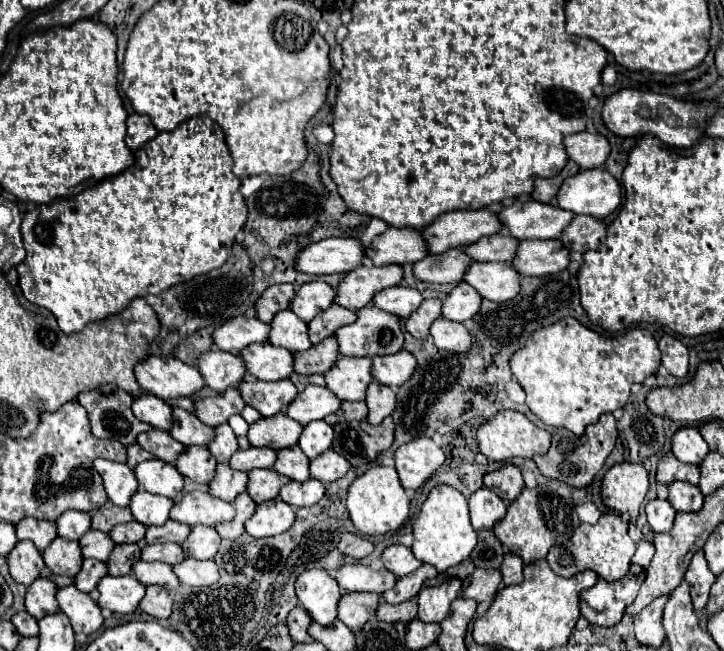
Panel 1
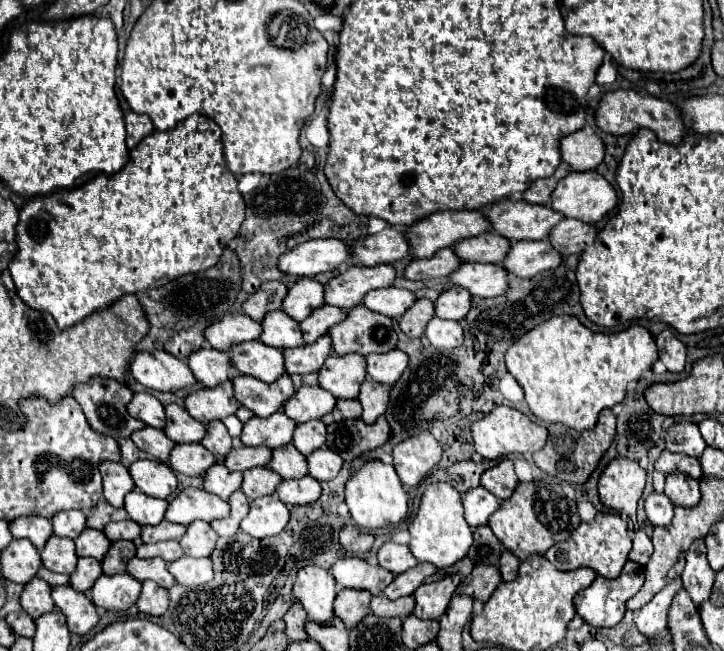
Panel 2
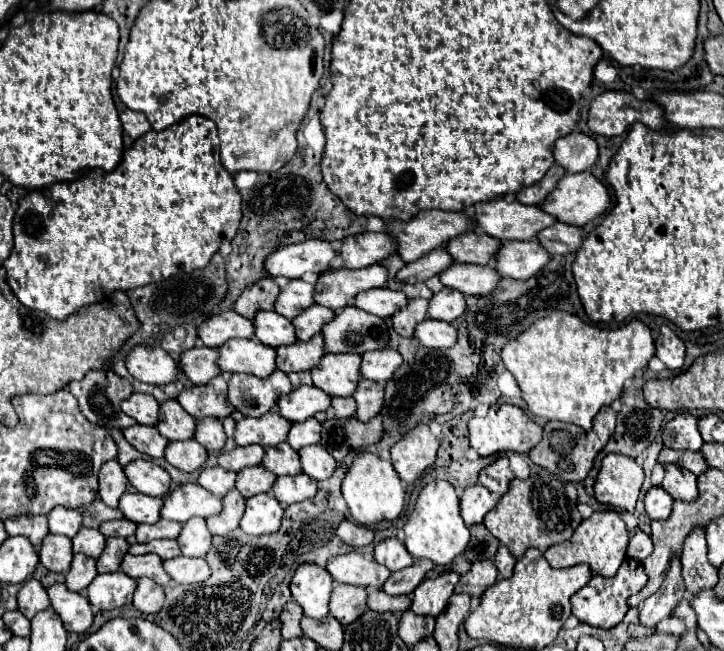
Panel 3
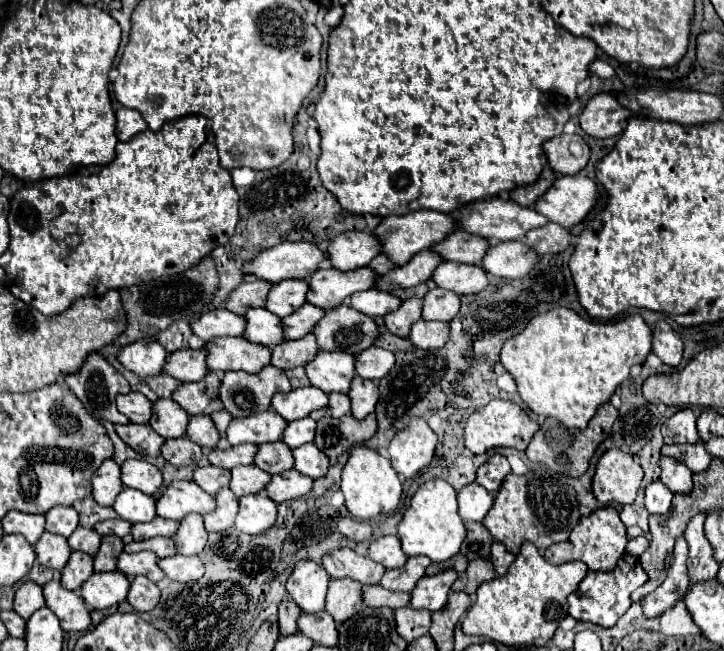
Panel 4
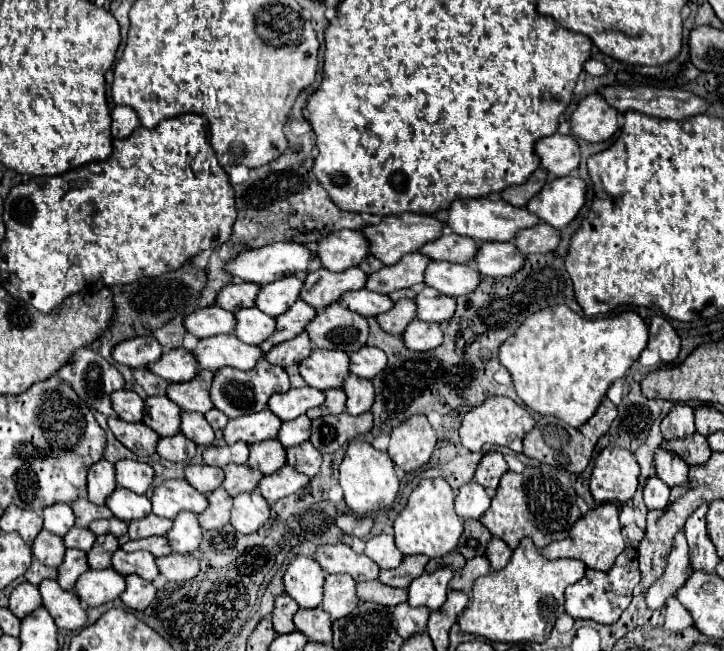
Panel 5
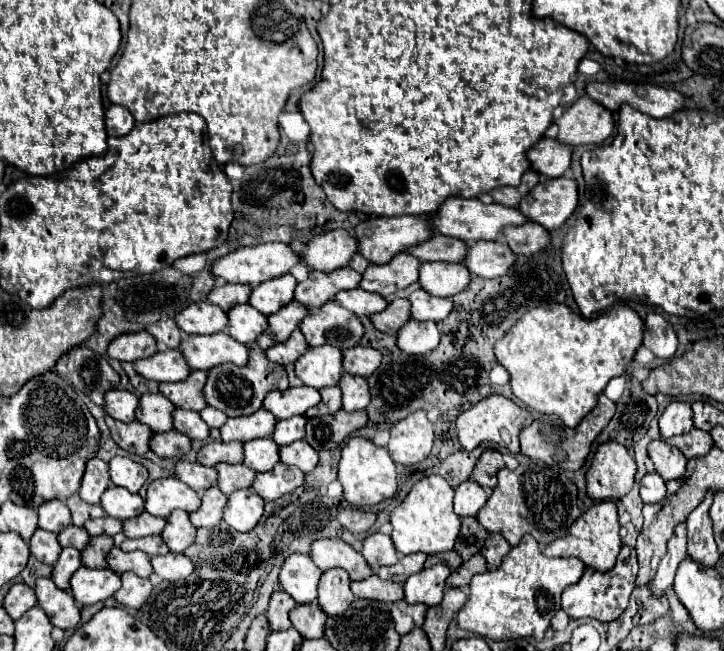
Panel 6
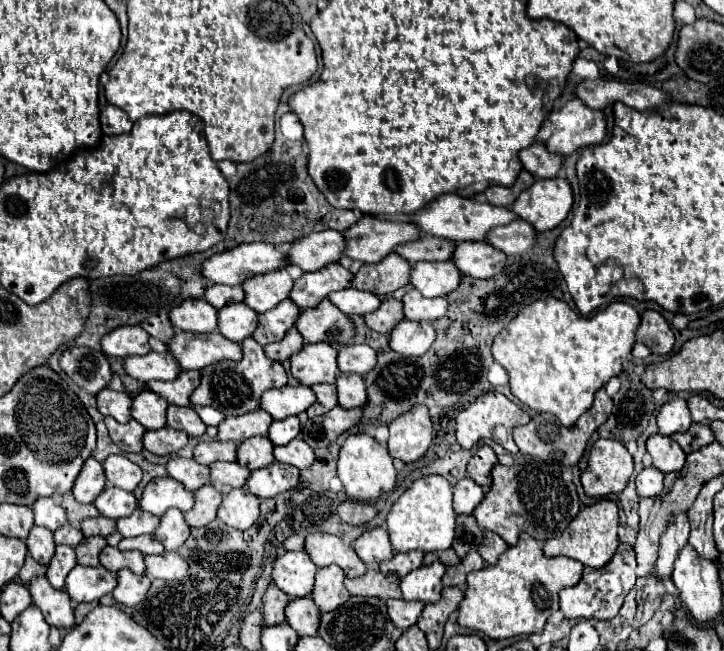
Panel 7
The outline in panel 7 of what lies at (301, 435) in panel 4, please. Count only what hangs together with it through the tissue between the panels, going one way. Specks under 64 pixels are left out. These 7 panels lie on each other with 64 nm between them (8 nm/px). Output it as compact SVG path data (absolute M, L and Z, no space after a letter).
M288 416L284 420L274 420L270 430L268 430L268 438L280 446L280 444L288 444L290 440L298 438L302 432L300 428L300 420L296 416Z

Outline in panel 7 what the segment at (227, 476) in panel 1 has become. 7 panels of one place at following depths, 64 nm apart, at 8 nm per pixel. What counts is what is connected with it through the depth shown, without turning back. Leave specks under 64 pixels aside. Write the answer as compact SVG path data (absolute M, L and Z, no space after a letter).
M172 456L166 468L168 468L168 476L182 482L190 492L196 492L196 488L208 484L208 466L196 464L194 460Z

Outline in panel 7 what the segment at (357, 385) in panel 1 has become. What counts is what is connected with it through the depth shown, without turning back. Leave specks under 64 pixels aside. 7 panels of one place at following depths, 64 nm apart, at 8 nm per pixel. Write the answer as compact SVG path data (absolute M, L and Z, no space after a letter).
M306 344L298 354L290 358L292 376L304 386L334 384L338 374L336 356L338 350L332 344Z

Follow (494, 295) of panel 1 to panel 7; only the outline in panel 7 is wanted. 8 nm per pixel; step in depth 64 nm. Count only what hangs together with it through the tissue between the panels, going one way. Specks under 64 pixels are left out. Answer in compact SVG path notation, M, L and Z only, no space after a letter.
M452 260L448 262L416 262L412 266L412 284L426 298L448 296L460 286L462 274Z

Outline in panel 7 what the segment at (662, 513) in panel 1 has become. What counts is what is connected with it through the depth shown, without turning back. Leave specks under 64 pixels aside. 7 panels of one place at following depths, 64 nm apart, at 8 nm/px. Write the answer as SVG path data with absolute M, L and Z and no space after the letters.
M644 468L638 476L636 476L636 490L638 496L642 498L658 498L664 492L664 474L658 472L656 468Z

